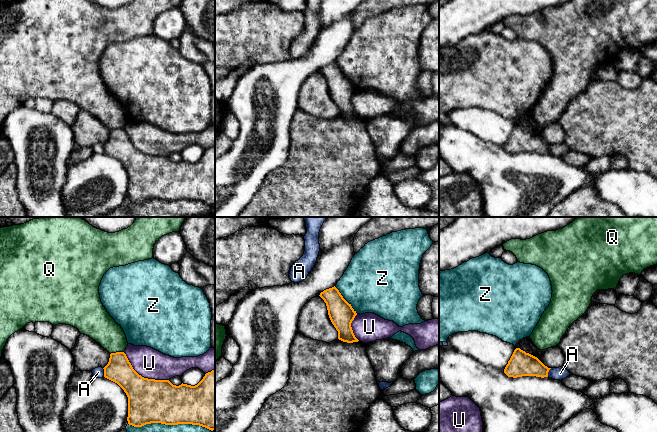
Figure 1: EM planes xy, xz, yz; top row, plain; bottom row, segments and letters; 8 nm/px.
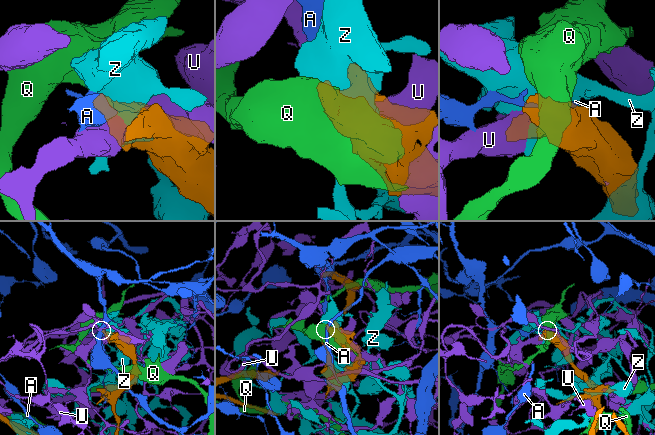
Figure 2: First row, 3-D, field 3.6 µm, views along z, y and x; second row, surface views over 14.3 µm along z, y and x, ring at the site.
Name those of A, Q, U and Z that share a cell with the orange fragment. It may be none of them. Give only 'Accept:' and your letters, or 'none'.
Accept: none

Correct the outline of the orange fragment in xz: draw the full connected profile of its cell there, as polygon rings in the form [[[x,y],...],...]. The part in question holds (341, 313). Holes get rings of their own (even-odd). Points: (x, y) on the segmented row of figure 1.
[[[335,286],[324,290],[319,296],[326,303],[329,318],[338,331],[338,339],[347,343],[358,342],[351,327],[357,313],[351,304],[343,298]]]

